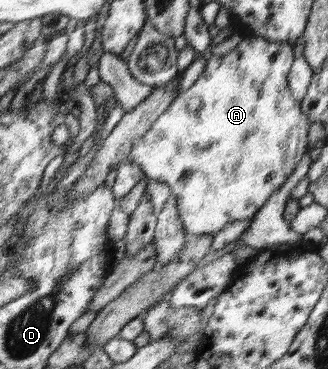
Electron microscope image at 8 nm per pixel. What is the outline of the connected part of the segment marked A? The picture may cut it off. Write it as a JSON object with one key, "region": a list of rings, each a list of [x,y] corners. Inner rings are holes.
{"region":[[[247,37],[242,39],[237,47],[229,51],[225,55],[212,55],[204,65],[205,70],[201,76],[194,82],[189,90],[181,93],[175,98],[174,103],[150,126],[145,134],[135,145],[132,146],[130,154],[126,159],[139,163],[142,166],[144,174],[149,179],[155,179],[159,182],[167,183],[170,186],[171,194],[177,197],[177,208],[184,226],[186,234],[193,235],[215,235],[219,230],[226,228],[231,222],[236,220],[246,220],[257,216],[257,212],[269,200],[269,198],[278,189],[281,189],[288,181],[288,178],[294,174],[294,170],[298,168],[300,161],[305,157],[307,152],[307,142],[310,141],[309,132],[312,122],[307,114],[303,112],[300,104],[297,104],[287,88],[290,68],[293,64],[293,46],[287,42],[273,42],[263,37]]]}

